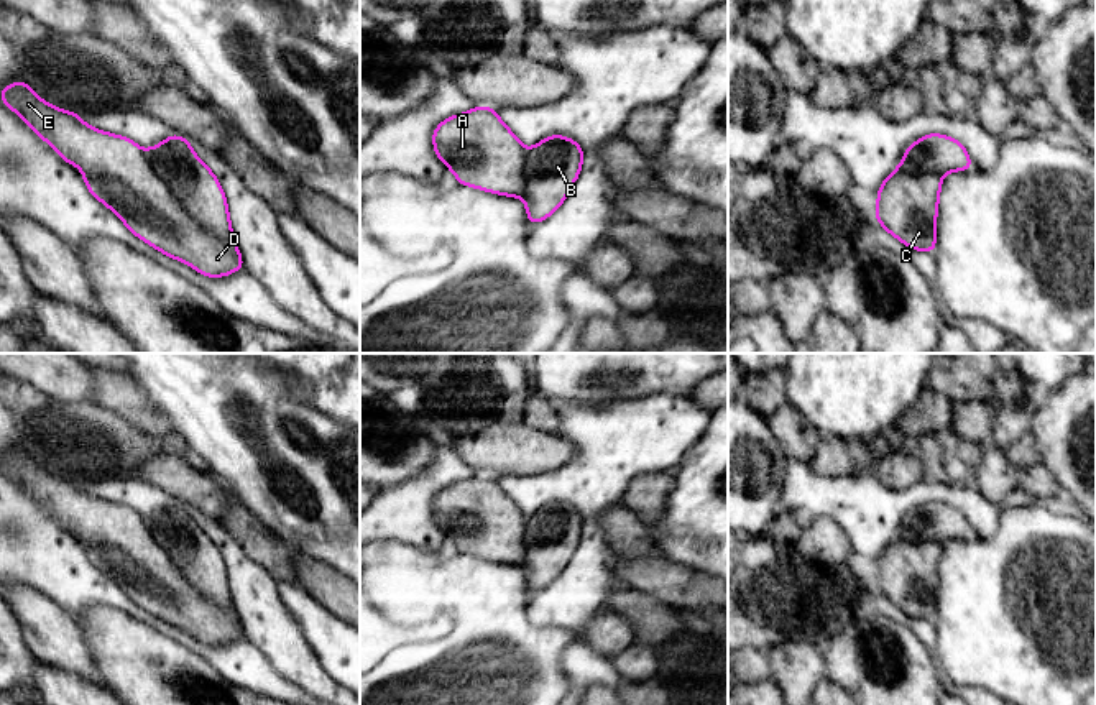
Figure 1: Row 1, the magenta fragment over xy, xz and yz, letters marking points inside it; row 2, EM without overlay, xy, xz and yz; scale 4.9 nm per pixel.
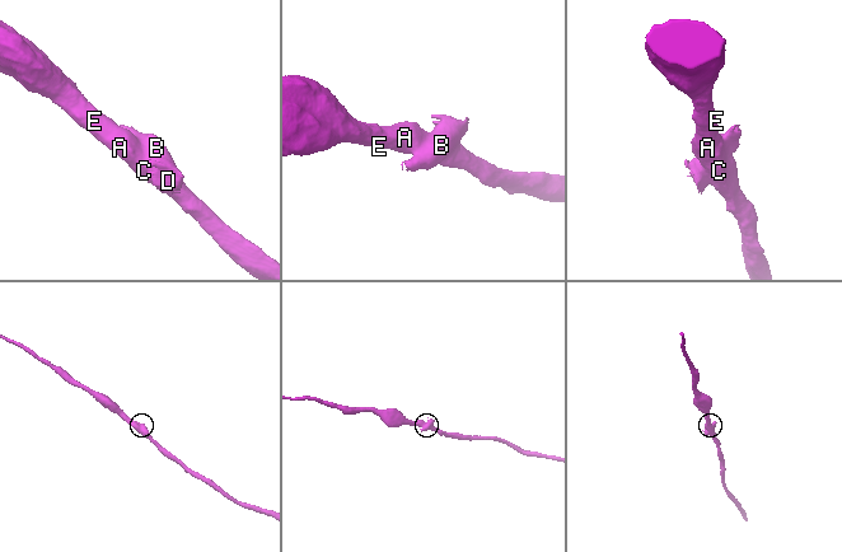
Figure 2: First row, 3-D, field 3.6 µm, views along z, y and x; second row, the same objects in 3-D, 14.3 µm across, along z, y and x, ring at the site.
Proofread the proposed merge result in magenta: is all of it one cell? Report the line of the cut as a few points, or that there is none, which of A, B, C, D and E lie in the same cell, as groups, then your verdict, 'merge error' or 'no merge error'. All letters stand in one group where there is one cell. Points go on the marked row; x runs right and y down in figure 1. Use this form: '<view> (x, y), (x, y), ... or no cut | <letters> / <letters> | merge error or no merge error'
xy (143, 152), (181, 206), (209, 232), (232, 240) | A C D E / B | merge error

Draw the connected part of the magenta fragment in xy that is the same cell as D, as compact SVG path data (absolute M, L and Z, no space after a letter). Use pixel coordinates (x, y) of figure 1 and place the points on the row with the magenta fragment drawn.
M20 79L0 90L0 99L69 166L77 164L81 168L89 192L115 212L133 235L158 251L191 265L204 276L222 278L245 270L237 243L230 238L214 237L194 220L158 176L146 153L131 138L92 128L81 120L79 113L53 107L39 99Z

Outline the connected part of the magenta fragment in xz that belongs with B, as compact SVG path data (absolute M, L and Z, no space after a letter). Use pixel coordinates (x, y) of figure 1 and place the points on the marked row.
M550 135L527 151L521 199L529 225L539 223L560 207L582 171L583 156L582 146L564 135Z

